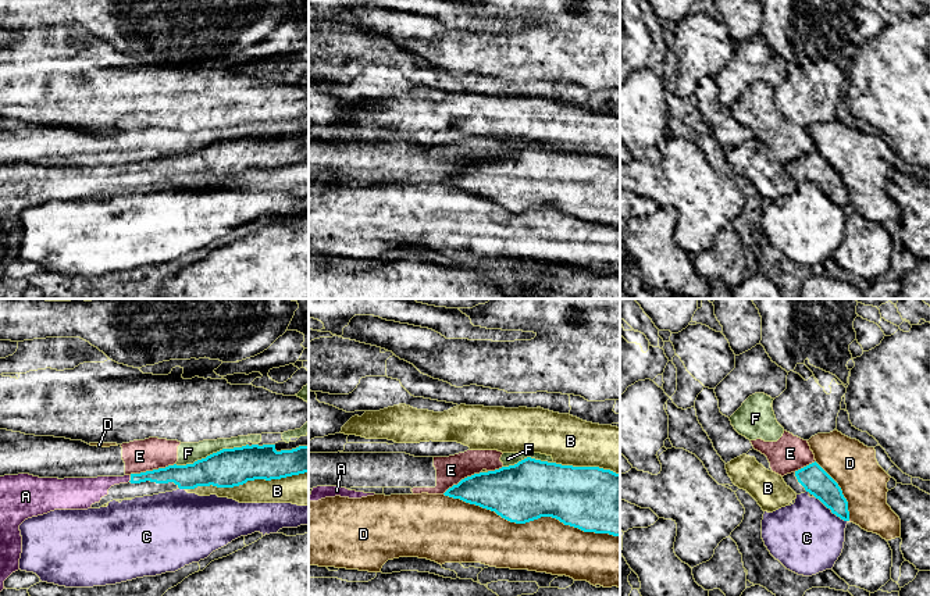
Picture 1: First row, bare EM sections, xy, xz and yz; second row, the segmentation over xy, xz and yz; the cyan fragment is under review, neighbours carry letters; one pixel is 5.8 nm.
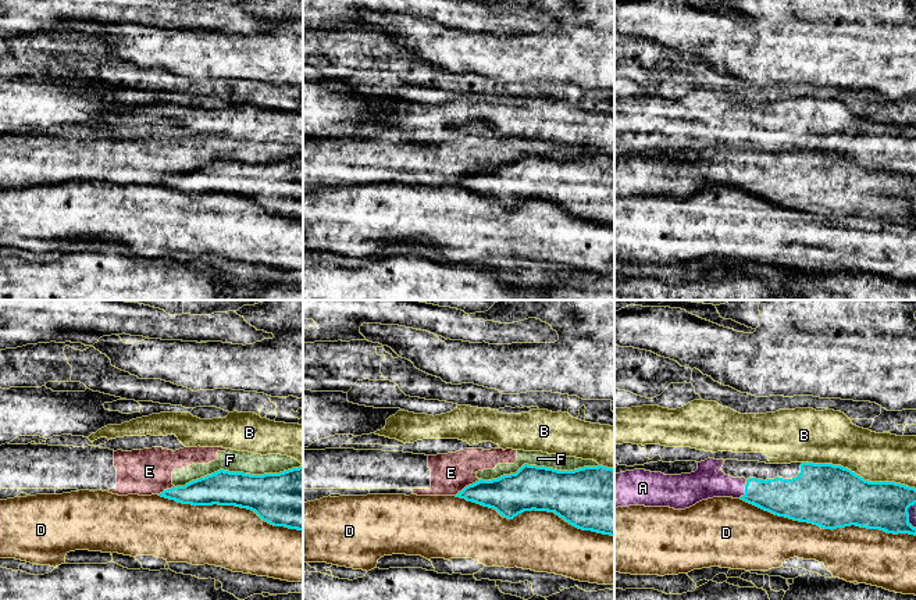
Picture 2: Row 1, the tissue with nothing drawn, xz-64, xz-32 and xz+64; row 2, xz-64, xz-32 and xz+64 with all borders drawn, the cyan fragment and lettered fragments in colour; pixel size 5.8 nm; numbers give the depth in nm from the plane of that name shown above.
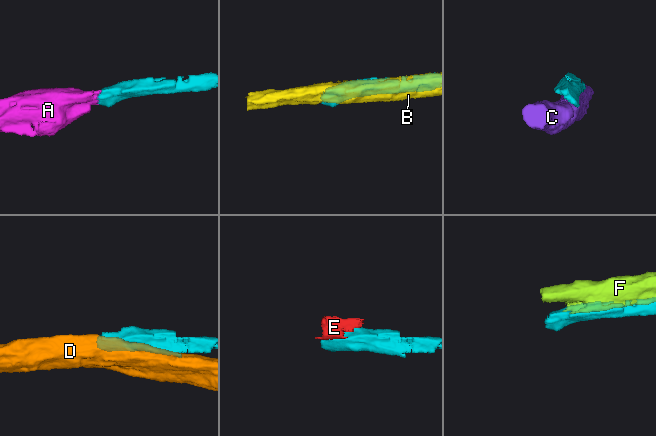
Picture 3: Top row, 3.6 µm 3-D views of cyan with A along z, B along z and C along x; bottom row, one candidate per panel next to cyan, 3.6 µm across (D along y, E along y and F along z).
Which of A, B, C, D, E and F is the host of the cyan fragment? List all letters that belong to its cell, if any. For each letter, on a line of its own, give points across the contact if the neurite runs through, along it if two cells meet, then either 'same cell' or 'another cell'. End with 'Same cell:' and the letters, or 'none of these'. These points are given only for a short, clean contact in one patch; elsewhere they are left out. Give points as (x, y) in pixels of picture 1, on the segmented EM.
A: across xy (174, 474), (131, 478), (107, 481), (91, 491) | same cell
B: another cell
C: another cell
D: another cell
E: along xy (174, 463), (129, 474) | another cell
F: another cell
Same cell: A

